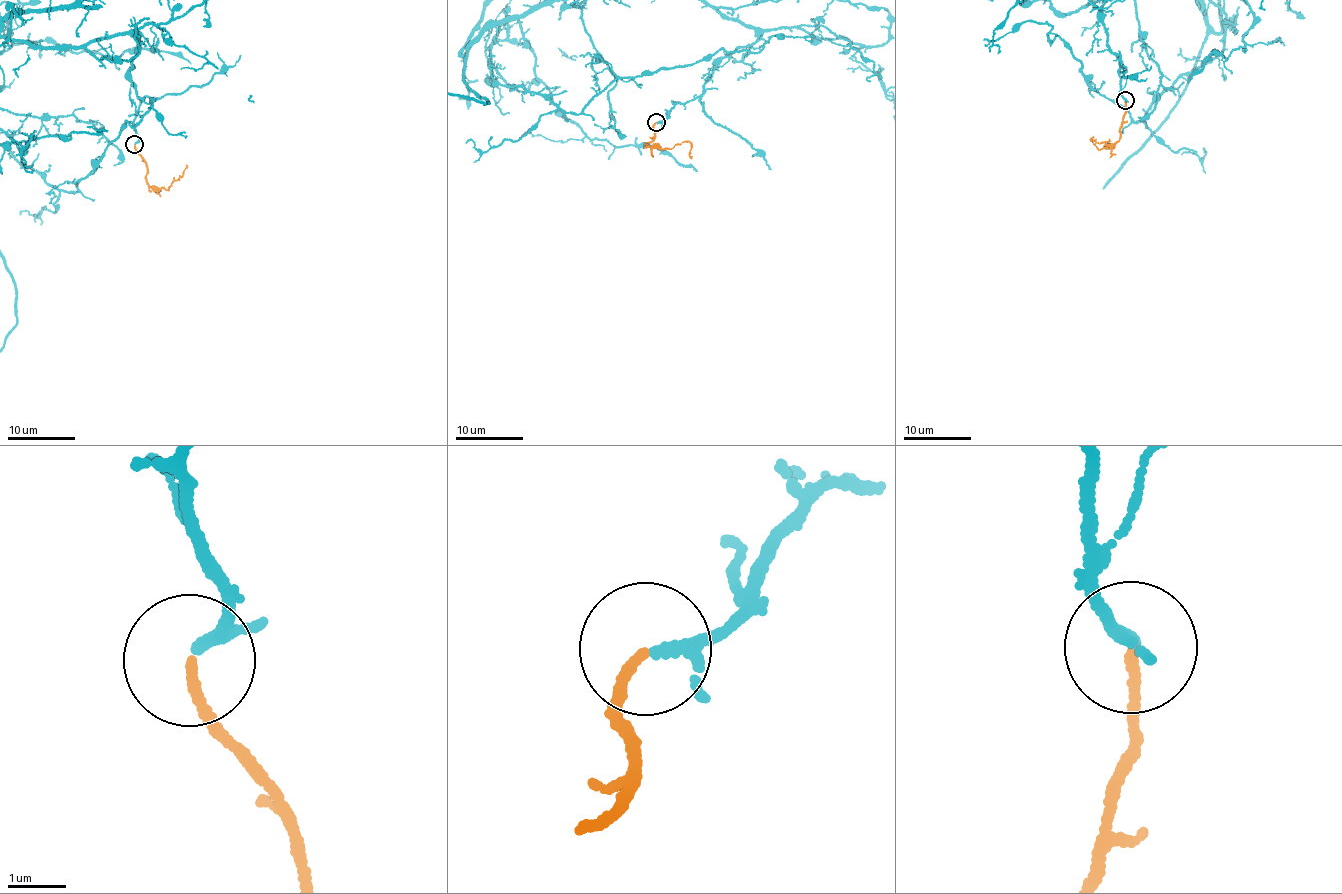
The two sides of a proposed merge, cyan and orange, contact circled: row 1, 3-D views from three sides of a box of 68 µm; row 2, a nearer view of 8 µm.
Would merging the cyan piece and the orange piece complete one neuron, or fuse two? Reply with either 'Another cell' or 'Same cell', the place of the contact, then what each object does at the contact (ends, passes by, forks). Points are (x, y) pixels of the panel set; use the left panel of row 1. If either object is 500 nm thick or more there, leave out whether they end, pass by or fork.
Same cell. Place: (134, 144). At the ring cyan passes by. At the ring orange ends

